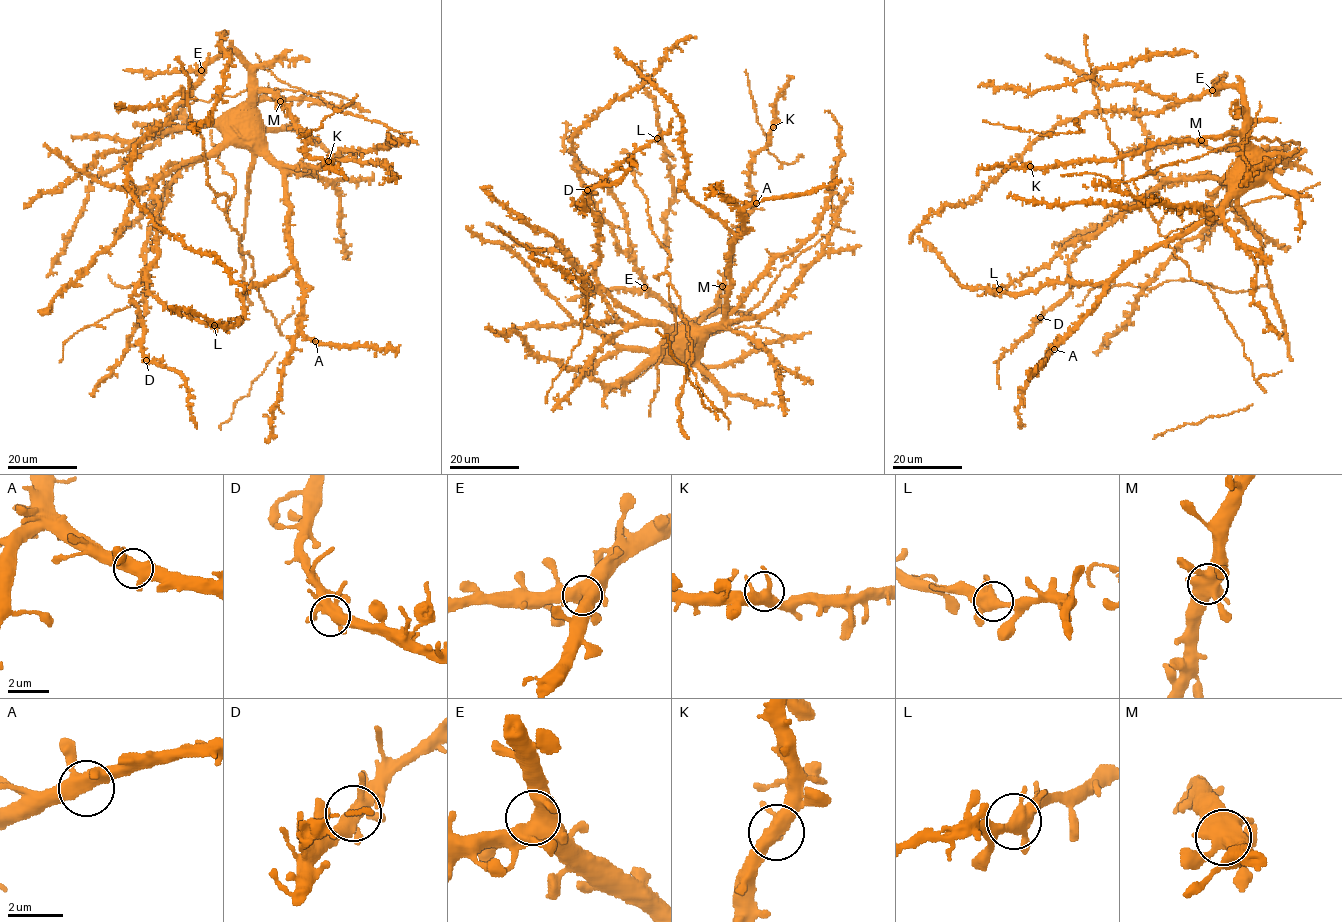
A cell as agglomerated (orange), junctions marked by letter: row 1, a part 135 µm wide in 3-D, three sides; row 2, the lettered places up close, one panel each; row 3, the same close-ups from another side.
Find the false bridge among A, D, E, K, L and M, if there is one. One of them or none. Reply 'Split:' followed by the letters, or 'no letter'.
Split: no letter

